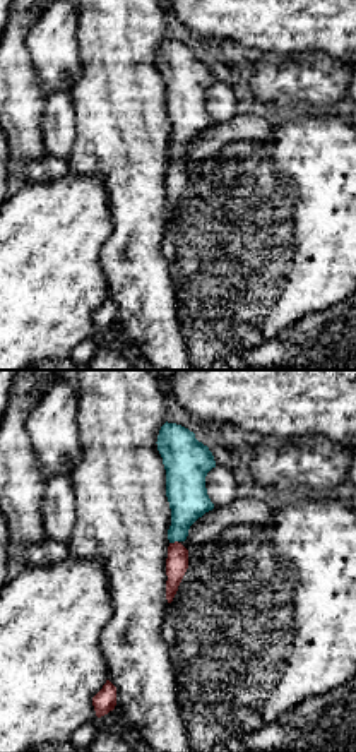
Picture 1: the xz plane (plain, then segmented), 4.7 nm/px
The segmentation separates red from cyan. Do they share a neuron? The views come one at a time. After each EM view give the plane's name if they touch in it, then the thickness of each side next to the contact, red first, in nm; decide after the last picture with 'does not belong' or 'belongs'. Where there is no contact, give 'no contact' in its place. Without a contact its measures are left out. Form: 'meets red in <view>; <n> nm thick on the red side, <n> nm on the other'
meets red in xz; 110 nm thick on the red side, 190 nm on the other

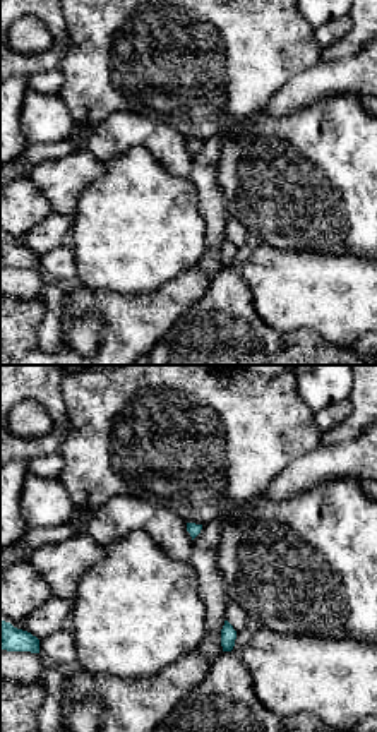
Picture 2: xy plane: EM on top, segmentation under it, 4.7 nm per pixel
no contact

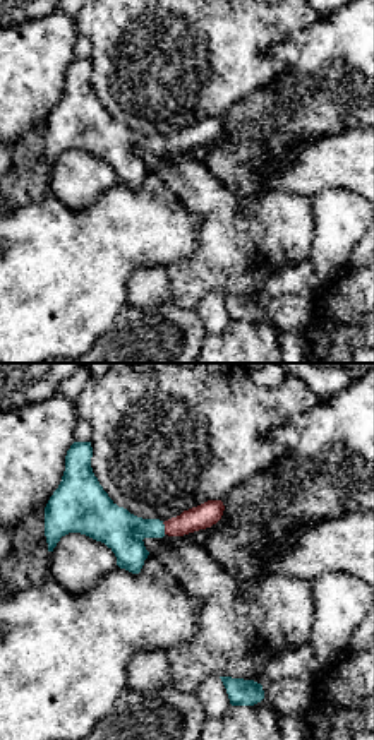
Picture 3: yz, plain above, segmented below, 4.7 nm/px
meets red in yz; 120 nm thick on the red side, 190 nm on the other

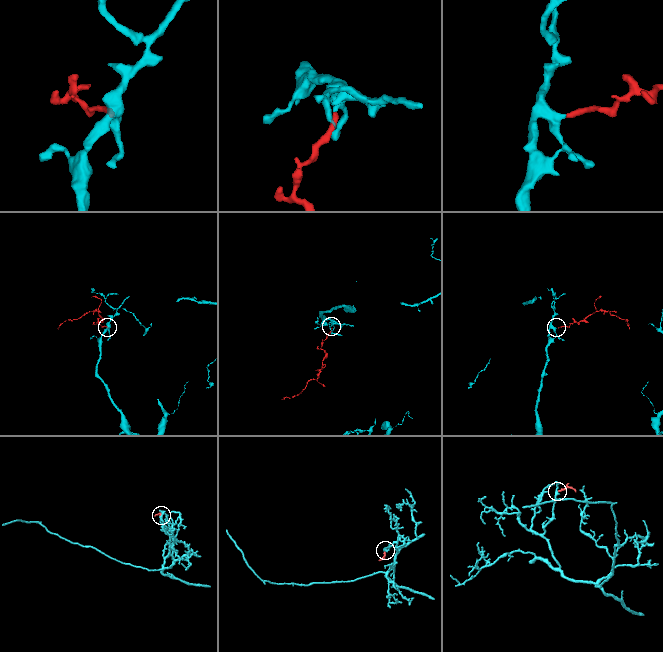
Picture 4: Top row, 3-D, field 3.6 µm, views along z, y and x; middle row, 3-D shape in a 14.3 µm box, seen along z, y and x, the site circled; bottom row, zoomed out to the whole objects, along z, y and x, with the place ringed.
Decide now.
belongs

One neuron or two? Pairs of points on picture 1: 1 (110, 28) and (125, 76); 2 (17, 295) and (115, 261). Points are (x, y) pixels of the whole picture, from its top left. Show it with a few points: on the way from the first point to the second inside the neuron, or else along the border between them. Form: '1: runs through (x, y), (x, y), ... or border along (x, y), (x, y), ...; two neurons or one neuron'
1: runs through (118, 40), (118, 64); one neuron
2: border along (112, 226), (100, 252), (106, 295); two neurons

